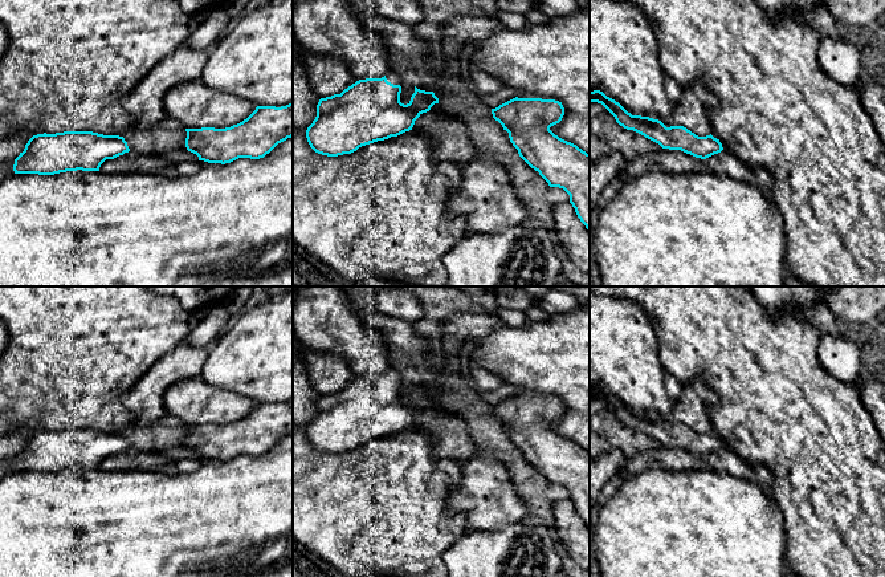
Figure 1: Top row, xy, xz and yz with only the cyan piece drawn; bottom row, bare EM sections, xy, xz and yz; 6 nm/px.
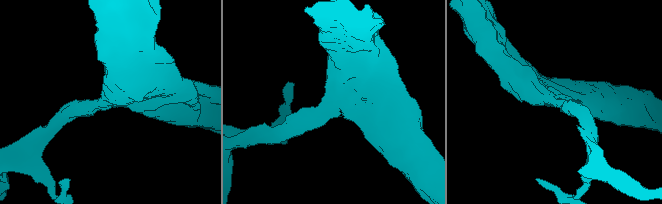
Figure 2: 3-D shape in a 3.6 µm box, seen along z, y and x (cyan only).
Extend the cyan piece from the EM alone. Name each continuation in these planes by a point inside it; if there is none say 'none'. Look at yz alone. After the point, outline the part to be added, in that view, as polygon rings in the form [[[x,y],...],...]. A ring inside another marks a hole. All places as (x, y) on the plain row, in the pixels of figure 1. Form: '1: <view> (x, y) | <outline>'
none

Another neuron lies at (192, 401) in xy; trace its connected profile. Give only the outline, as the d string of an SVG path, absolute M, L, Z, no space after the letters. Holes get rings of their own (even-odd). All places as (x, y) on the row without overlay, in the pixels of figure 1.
M199 375L170 386L163 397L164 409L183 426L225 426L246 417L256 402L232 390L205 383Z

